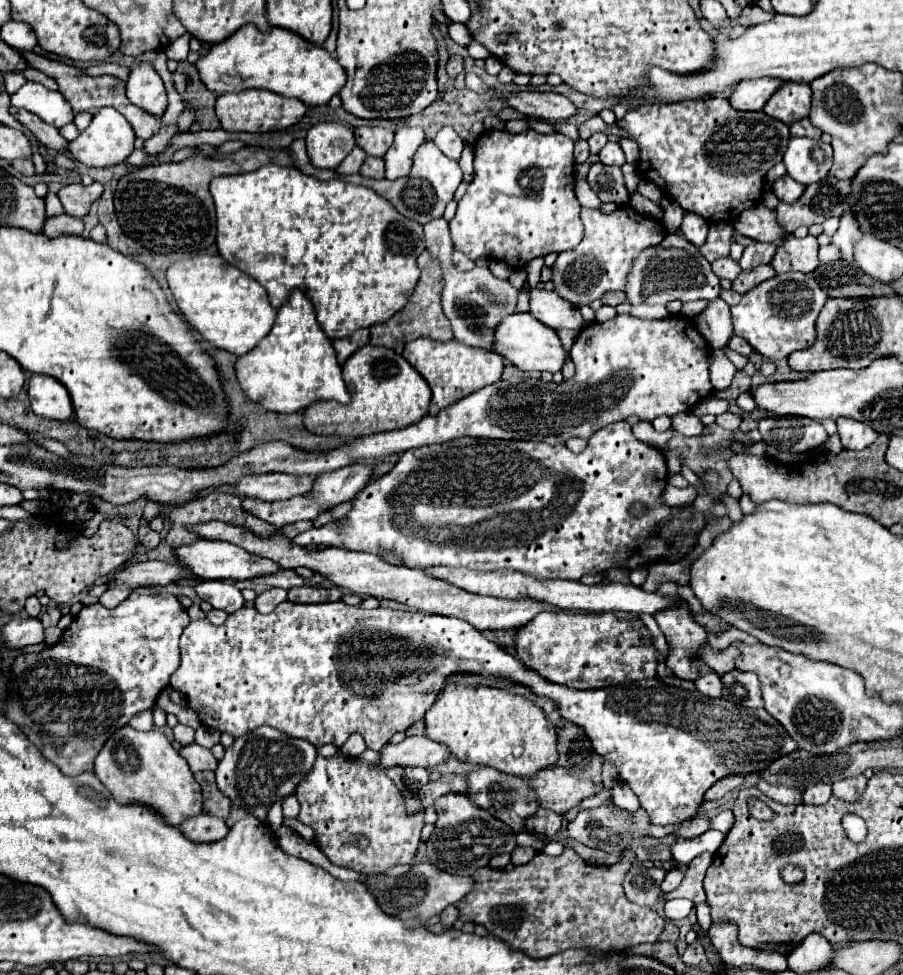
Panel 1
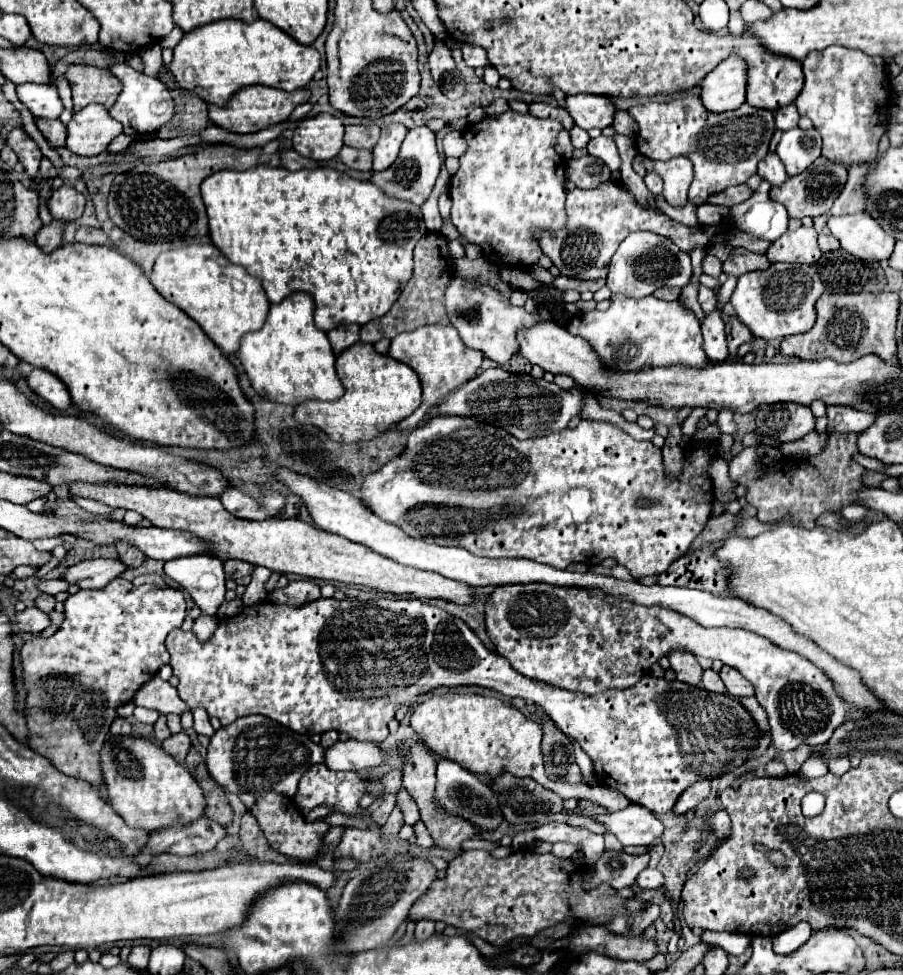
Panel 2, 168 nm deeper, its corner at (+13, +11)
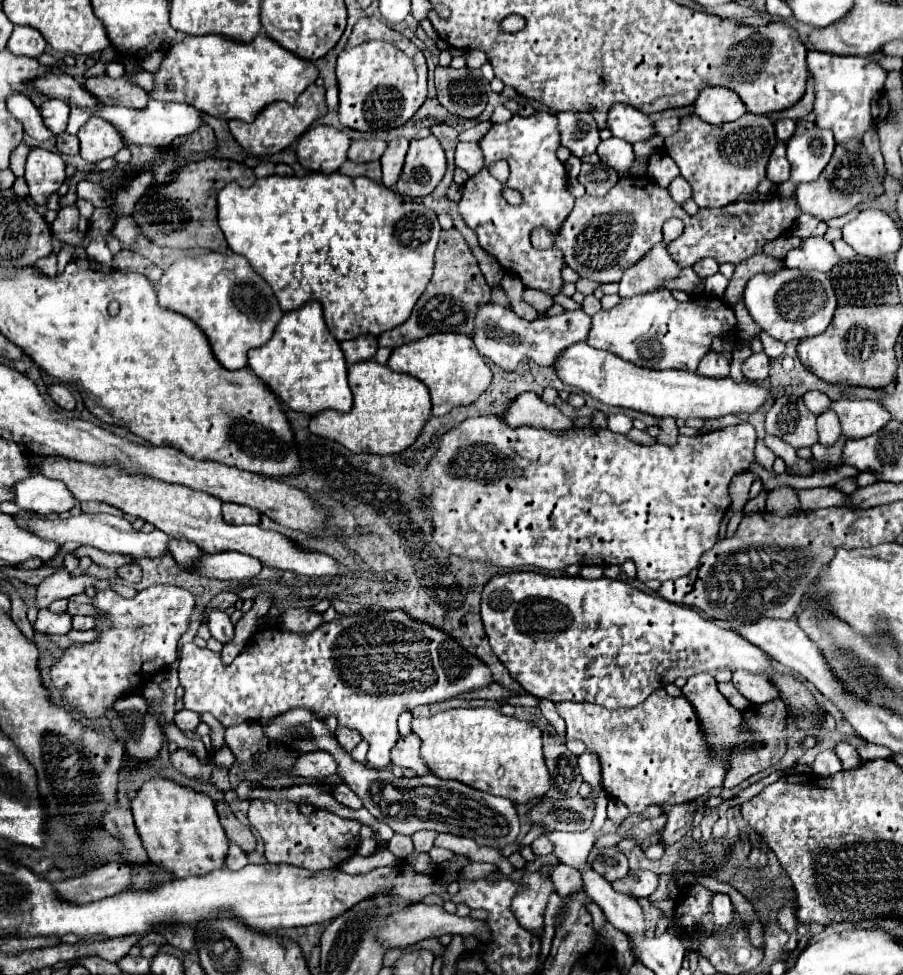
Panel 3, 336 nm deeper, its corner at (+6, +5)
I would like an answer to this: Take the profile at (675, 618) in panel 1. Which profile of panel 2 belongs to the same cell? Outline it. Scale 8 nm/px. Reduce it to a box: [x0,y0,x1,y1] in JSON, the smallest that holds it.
[667,650,703,686]

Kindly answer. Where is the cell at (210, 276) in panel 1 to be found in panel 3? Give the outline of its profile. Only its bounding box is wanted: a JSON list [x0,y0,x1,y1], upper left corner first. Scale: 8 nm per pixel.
[156,252,284,370]

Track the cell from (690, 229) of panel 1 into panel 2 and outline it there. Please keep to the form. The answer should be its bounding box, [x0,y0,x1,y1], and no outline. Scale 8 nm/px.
[635,154,693,208]

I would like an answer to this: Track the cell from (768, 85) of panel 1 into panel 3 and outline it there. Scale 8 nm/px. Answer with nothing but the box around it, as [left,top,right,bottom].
[694,88,746,124]

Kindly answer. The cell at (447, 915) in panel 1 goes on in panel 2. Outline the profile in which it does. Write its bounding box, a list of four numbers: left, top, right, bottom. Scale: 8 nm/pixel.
[415,920,435,940]

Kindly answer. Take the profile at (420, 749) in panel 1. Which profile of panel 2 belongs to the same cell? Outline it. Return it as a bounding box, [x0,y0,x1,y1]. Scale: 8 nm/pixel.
[325,740,387,770]

